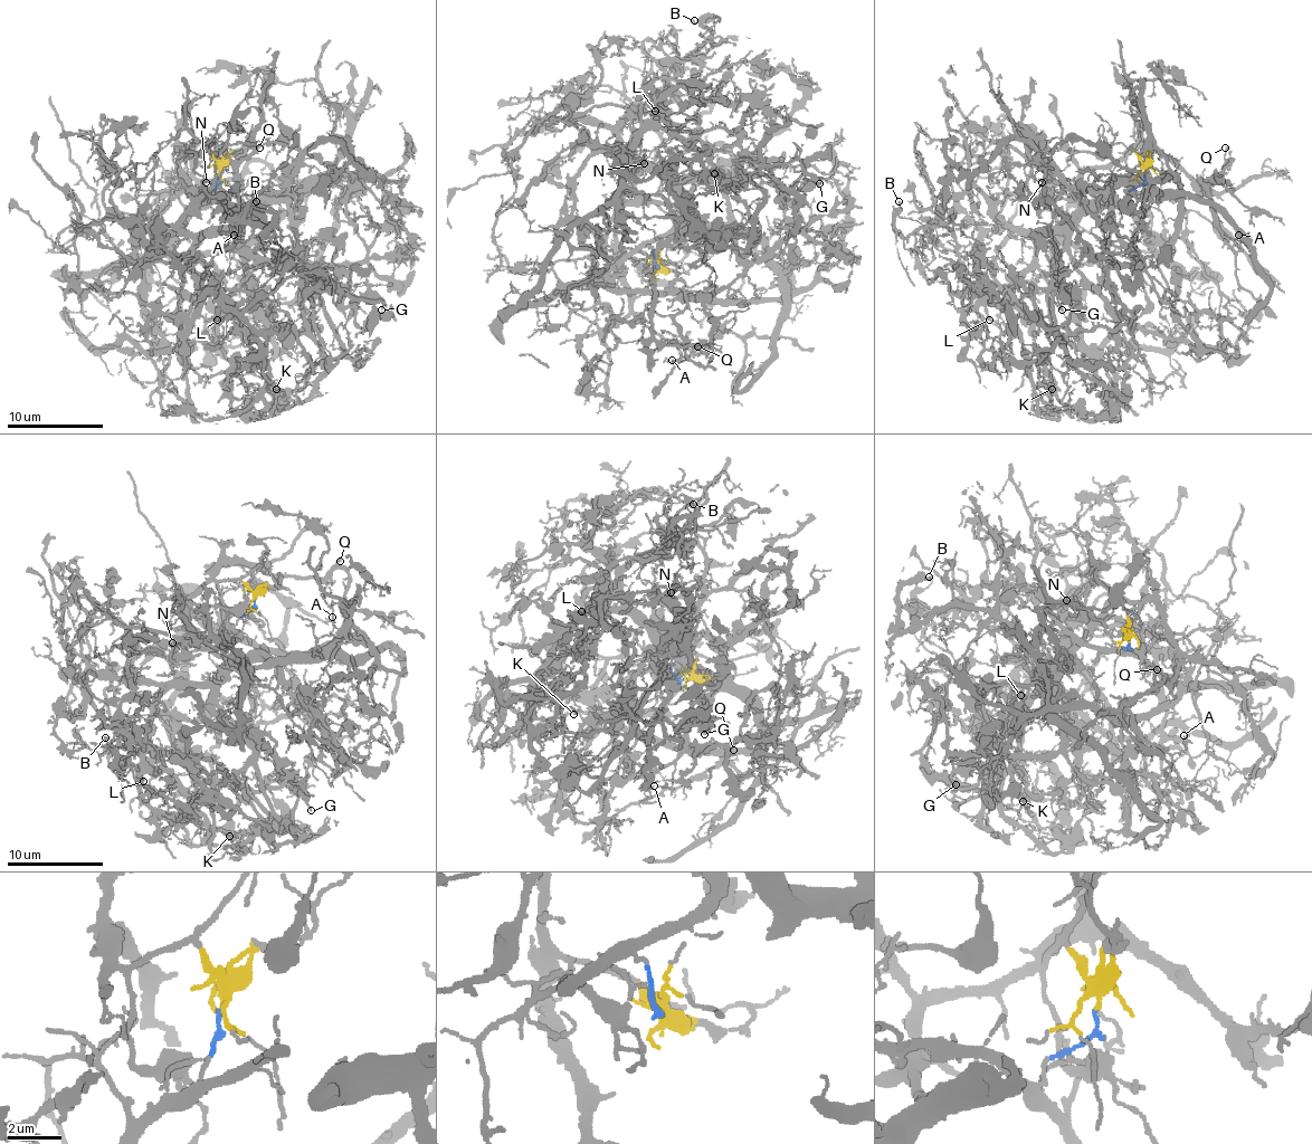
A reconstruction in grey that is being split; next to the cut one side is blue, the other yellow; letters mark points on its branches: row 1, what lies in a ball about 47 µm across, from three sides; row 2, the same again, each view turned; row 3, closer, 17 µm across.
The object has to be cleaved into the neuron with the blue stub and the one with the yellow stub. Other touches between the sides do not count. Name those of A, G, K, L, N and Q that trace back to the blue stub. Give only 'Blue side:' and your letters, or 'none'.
Blue side: none

